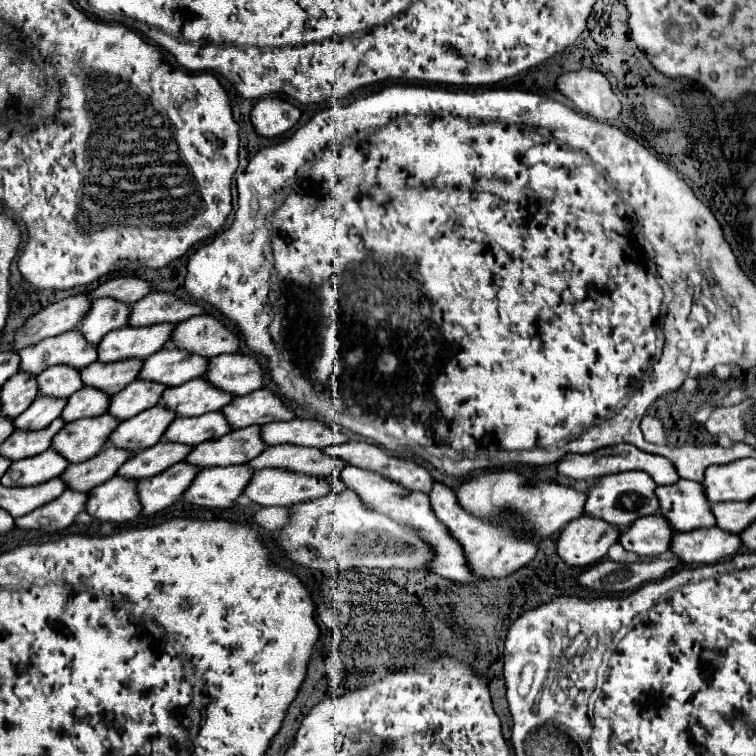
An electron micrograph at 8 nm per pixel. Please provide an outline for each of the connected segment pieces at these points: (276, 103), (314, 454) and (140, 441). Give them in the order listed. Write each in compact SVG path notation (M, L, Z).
M277 96L261 98L251 110L251 122L257 134L265 138L275 138L285 134L297 124L299 116L301 116L299 108Z
M279 444L279 446L265 448L265 452L249 460L247 466L253 470L281 468L281 470L319 478L319 476L333 476L333 472L343 468L345 462L337 458L329 458L323 450L317 450L317 448Z
M157 404L129 420L123 420L109 434L107 444L129 450L129 452L141 452L157 444L173 420L175 420L175 412Z

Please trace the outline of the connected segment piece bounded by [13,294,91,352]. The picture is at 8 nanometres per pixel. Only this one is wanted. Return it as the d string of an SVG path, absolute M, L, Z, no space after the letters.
M85 294L65 298L61 302L55 302L37 314L33 314L17 332L13 342L13 352L19 352L27 346L33 346L49 336L59 336L63 332L69 332L77 328L81 316L87 314L91 302Z

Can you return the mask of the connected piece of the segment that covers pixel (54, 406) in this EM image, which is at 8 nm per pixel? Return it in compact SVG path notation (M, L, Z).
M37 396L33 404L13 420L15 430L43 430L55 418L61 416L65 400L51 400L49 396Z

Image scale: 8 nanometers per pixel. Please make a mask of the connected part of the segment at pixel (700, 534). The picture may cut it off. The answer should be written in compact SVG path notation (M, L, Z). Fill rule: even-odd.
M701 528L693 532L675 534L669 552L681 560L681 564L717 564L735 556L741 550L737 534L729 534L721 528Z

